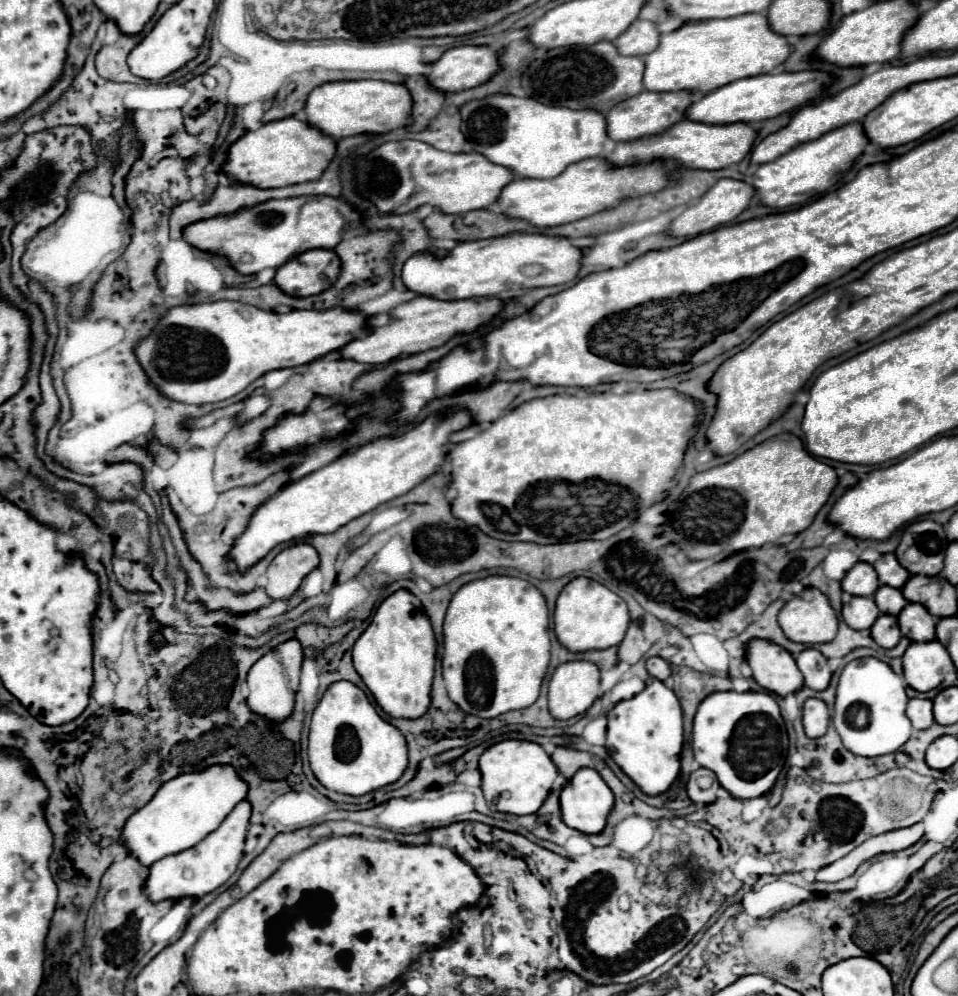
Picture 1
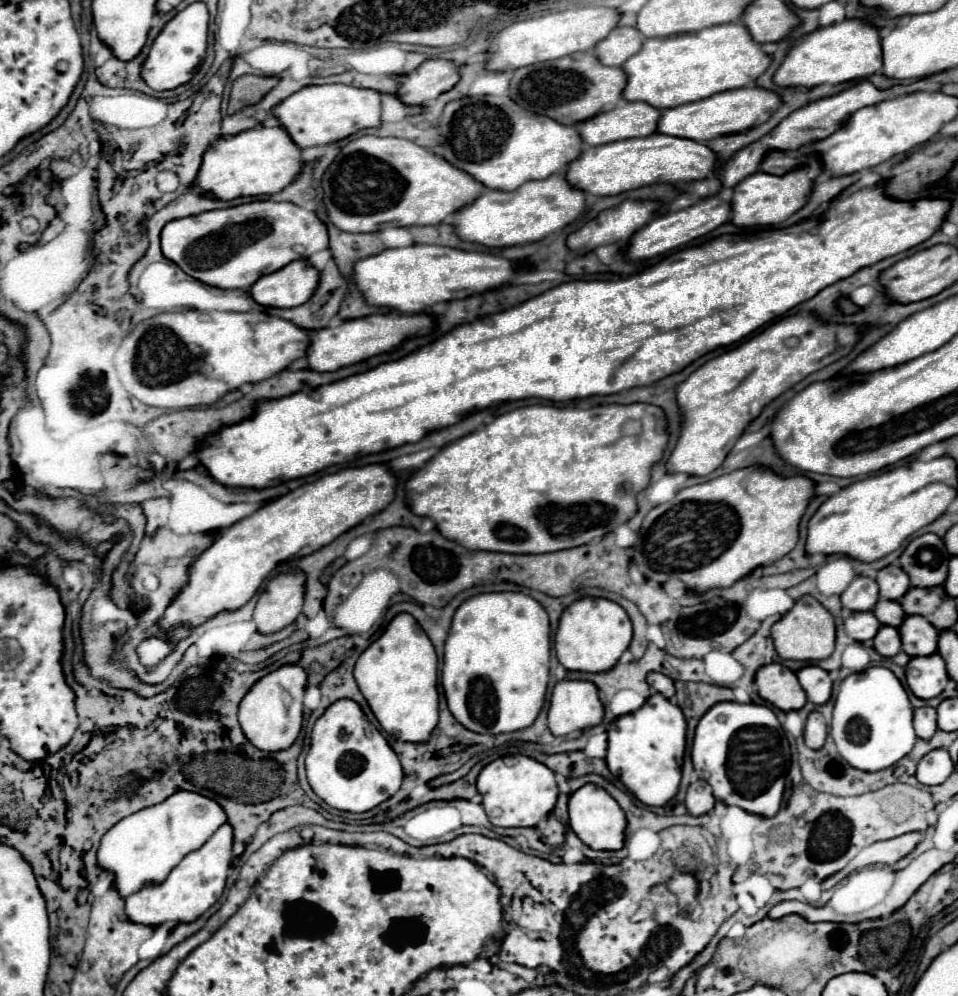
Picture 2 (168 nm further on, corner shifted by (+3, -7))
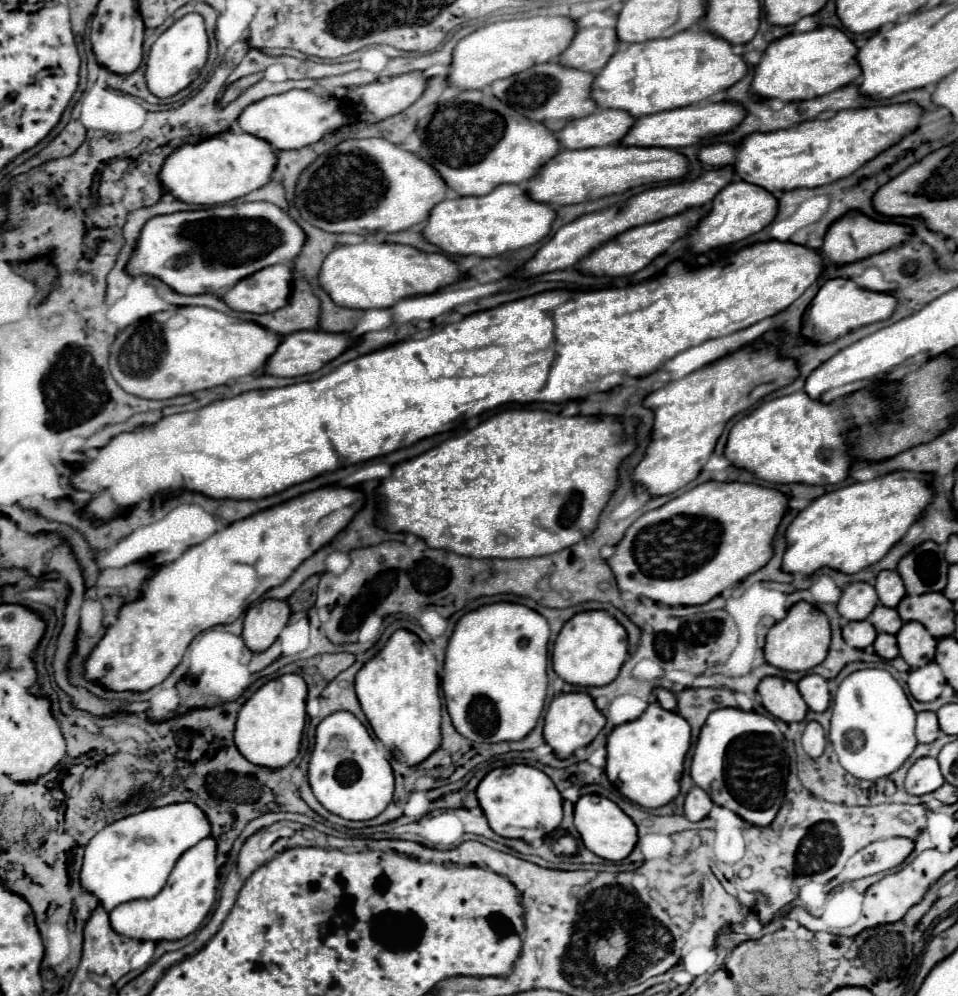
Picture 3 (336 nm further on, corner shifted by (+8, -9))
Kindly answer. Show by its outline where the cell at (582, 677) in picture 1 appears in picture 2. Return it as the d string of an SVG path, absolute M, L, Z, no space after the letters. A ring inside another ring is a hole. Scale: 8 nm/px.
M562 680L554 686L548 708L548 726L554 736L566 736L578 728L586 730L602 722L604 706L598 698L598 688L590 680Z

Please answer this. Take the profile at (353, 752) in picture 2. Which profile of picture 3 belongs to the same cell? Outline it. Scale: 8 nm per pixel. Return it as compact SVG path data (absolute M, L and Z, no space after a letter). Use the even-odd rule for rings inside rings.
M337 712L317 726L317 740L309 760L309 784L315 798L333 814L345 820L371 820L393 800L393 770L383 752L377 748L367 728L349 712Z

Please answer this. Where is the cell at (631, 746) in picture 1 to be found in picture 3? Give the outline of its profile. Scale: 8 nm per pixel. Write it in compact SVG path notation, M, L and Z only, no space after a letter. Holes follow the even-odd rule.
M659 702L649 704L641 718L617 726L607 738L607 776L619 788L619 792L631 802L643 808L659 808L671 802L679 794L679 780L683 772L685 754L691 748L691 728L677 712L669 712L659 706Z

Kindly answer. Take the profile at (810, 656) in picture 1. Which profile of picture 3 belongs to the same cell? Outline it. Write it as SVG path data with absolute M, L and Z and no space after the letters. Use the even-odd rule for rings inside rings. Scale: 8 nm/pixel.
M807 674L805 678L801 678L797 682L797 688L803 696L803 700L807 702L809 710L813 712L825 712L831 700L829 688L827 688L827 680L817 676L817 674Z

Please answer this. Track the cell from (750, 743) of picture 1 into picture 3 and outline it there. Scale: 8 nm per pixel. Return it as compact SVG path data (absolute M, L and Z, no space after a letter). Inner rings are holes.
M739 708L709 714L691 760L691 778L715 804L733 810L753 826L765 828L781 808L787 776L789 756L785 754L783 734L771 718Z

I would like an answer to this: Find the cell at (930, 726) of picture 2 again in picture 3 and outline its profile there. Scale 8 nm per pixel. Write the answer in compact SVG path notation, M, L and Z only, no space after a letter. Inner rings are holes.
M919 712L917 714L915 734L917 734L919 742L933 742L933 740L937 740L939 732L941 732L941 728L939 728L935 712Z

